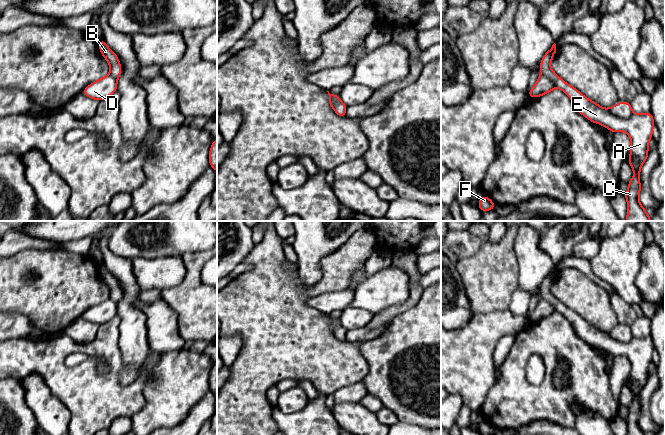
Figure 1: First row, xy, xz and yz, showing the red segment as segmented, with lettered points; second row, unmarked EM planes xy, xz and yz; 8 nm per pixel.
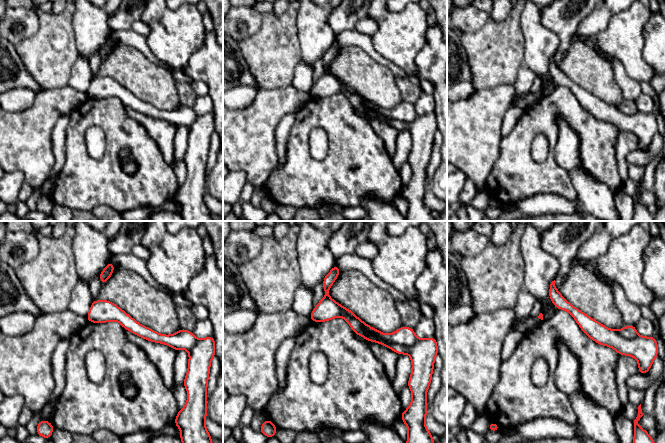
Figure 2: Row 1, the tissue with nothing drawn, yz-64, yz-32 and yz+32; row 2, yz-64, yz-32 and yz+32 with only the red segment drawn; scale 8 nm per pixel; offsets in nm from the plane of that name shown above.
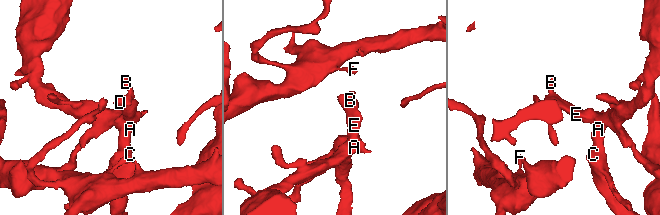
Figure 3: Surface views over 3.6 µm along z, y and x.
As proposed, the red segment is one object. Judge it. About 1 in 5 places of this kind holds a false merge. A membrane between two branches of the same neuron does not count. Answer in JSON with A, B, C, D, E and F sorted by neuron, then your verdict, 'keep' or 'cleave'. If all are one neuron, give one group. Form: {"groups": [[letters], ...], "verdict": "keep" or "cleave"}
{"groups": [["A", "B", "C", "E", "F"], ["D"]], "verdict": "cleave"}

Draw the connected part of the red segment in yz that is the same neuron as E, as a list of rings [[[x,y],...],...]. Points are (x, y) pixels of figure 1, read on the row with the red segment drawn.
[[[554,43],[541,60],[541,74],[547,76],[557,88],[564,91],[572,100],[576,110],[588,120],[605,126],[613,133],[626,132],[630,136],[631,147],[629,154],[631,158],[628,160],[628,163],[632,167],[634,175],[628,182],[628,191],[624,194],[628,204],[626,221],[651,221],[651,217],[639,202],[639,194],[641,191],[640,170],[649,155],[648,144],[652,138],[654,128],[652,113],[632,113],[629,118],[620,118],[613,115],[610,109],[603,108],[594,101],[586,98],[551,69],[550,64],[555,53],[556,44]]]

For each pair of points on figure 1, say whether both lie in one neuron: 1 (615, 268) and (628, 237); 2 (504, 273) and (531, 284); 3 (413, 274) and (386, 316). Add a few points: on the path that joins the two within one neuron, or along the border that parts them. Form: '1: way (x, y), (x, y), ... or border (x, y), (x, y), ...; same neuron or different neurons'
1: way (619, 260), (619, 257), (628, 245); same neuron
2: border (515, 256), (518, 286); different neurons
3: way (414, 286), (414, 296), (403, 307), (398, 308); same neuron

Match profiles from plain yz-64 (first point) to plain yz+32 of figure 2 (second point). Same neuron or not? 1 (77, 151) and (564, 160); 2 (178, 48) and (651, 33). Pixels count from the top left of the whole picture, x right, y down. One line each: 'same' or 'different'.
1: different
2: different

